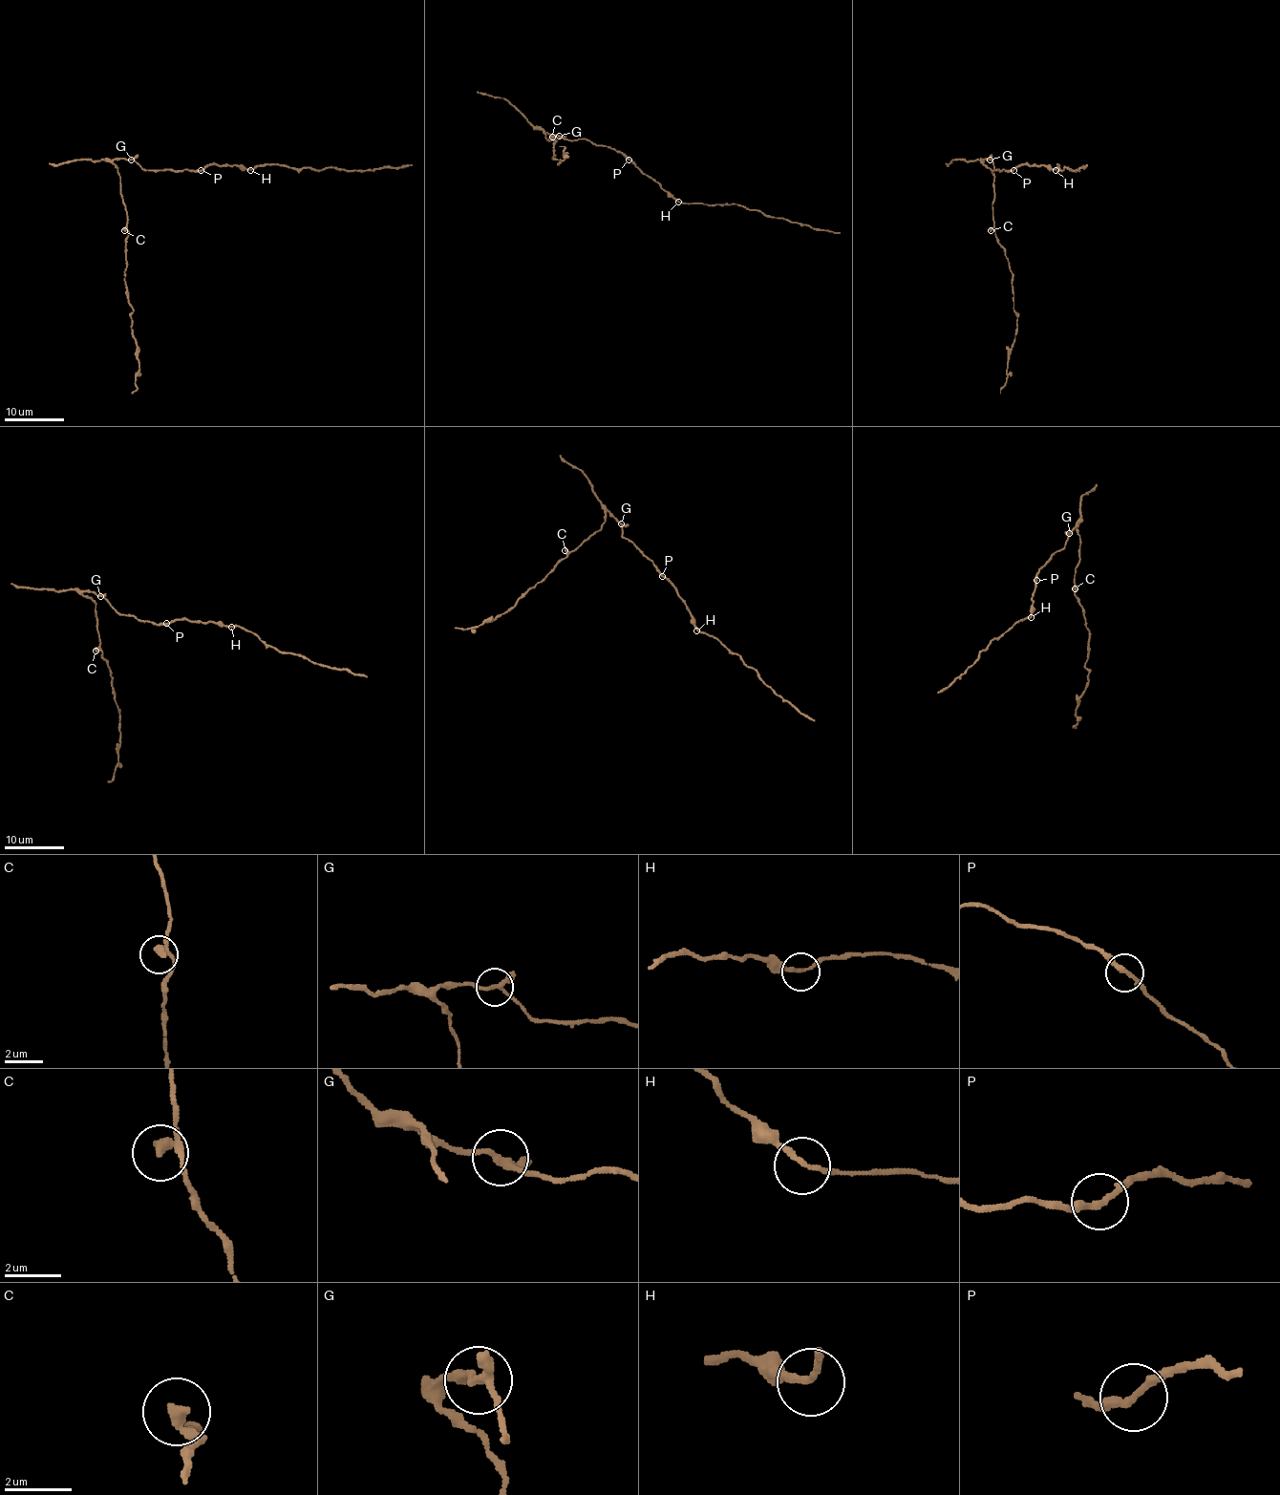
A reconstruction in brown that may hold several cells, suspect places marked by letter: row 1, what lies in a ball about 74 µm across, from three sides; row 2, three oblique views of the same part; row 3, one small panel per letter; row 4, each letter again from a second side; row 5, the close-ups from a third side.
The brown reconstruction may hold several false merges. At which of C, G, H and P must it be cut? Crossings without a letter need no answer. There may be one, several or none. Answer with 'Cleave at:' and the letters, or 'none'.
Cleave at: none

